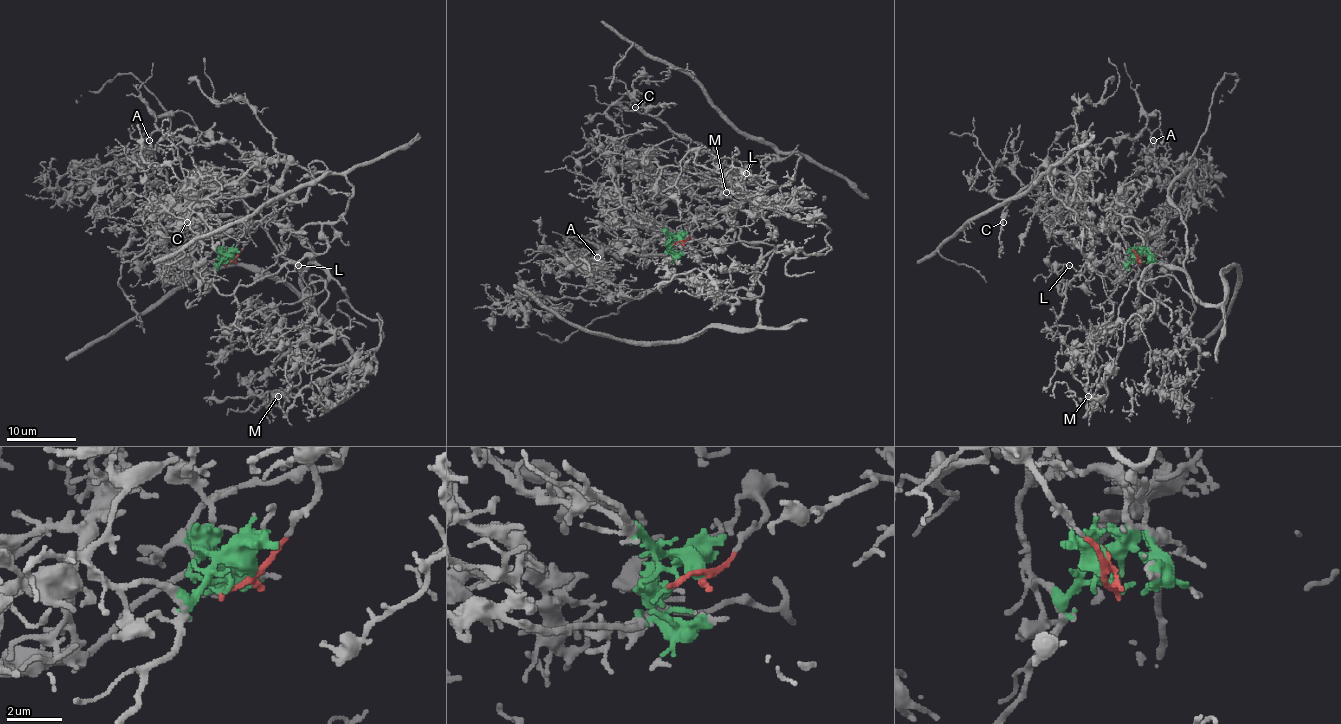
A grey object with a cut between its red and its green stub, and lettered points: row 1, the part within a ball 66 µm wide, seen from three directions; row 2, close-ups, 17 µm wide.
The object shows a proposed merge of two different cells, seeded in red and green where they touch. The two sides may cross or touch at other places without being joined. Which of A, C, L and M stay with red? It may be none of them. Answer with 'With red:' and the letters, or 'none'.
With red: C, L

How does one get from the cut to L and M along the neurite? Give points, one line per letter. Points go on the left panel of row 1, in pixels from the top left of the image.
L: (227, 262), (260, 221), (298, 231), (319, 224), (327, 248), (286, 266), (289, 271), (298, 266)
M: (225, 262), (227, 238), (286, 217), (355, 309), (379, 318), (374, 349), (307, 385), (286, 413), (277, 396)

